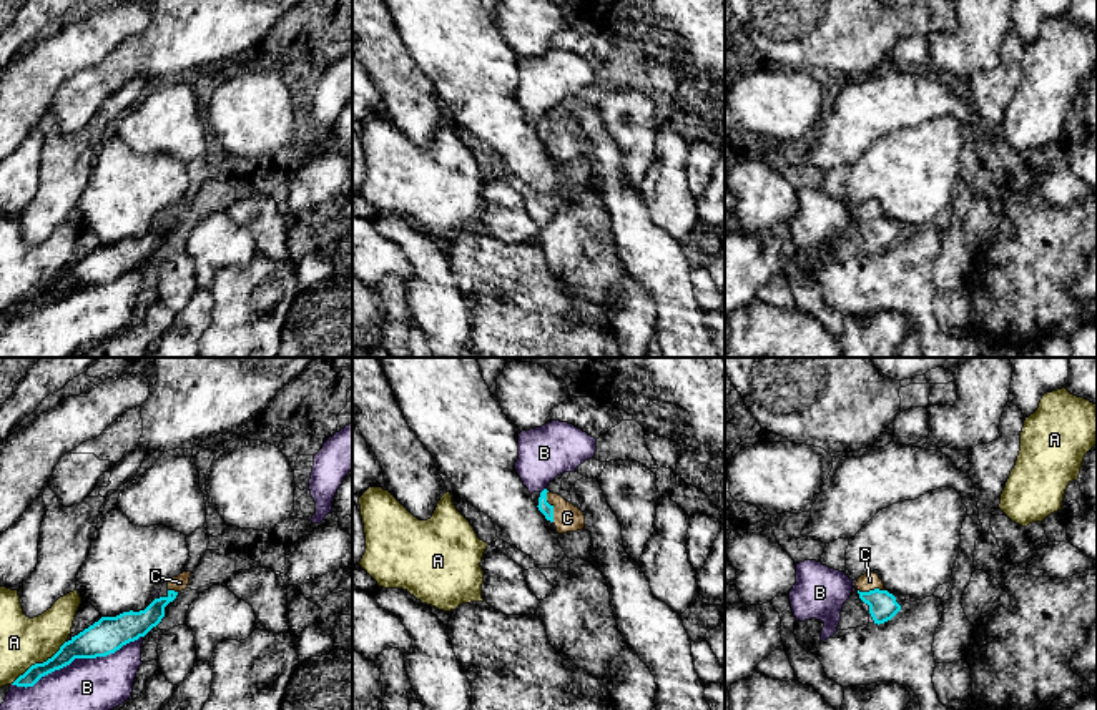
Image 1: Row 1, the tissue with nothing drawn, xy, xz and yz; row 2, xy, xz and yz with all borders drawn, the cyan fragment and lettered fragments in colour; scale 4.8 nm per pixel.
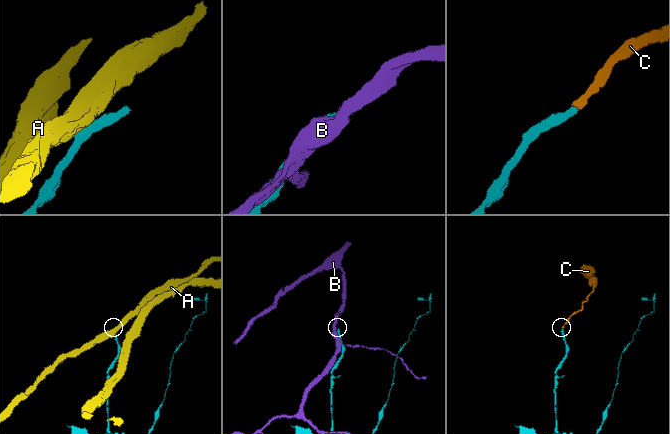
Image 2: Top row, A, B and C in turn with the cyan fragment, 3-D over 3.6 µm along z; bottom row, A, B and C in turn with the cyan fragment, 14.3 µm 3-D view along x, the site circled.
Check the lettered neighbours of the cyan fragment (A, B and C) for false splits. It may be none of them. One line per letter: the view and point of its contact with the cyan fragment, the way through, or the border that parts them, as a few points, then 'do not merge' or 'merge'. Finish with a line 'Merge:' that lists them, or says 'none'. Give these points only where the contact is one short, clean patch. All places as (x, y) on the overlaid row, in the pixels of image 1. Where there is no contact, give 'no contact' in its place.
A: meets cyan in xy at (39, 664); border along xy (65, 640), (50, 657), (32, 664), (10, 684); do not merge
B: meets cyan in xy at (77, 657); do not merge
C: meets cyan in xz at (550, 506); runs through xz (544, 506), (550, 506), (567, 517); merge
Merge: C

